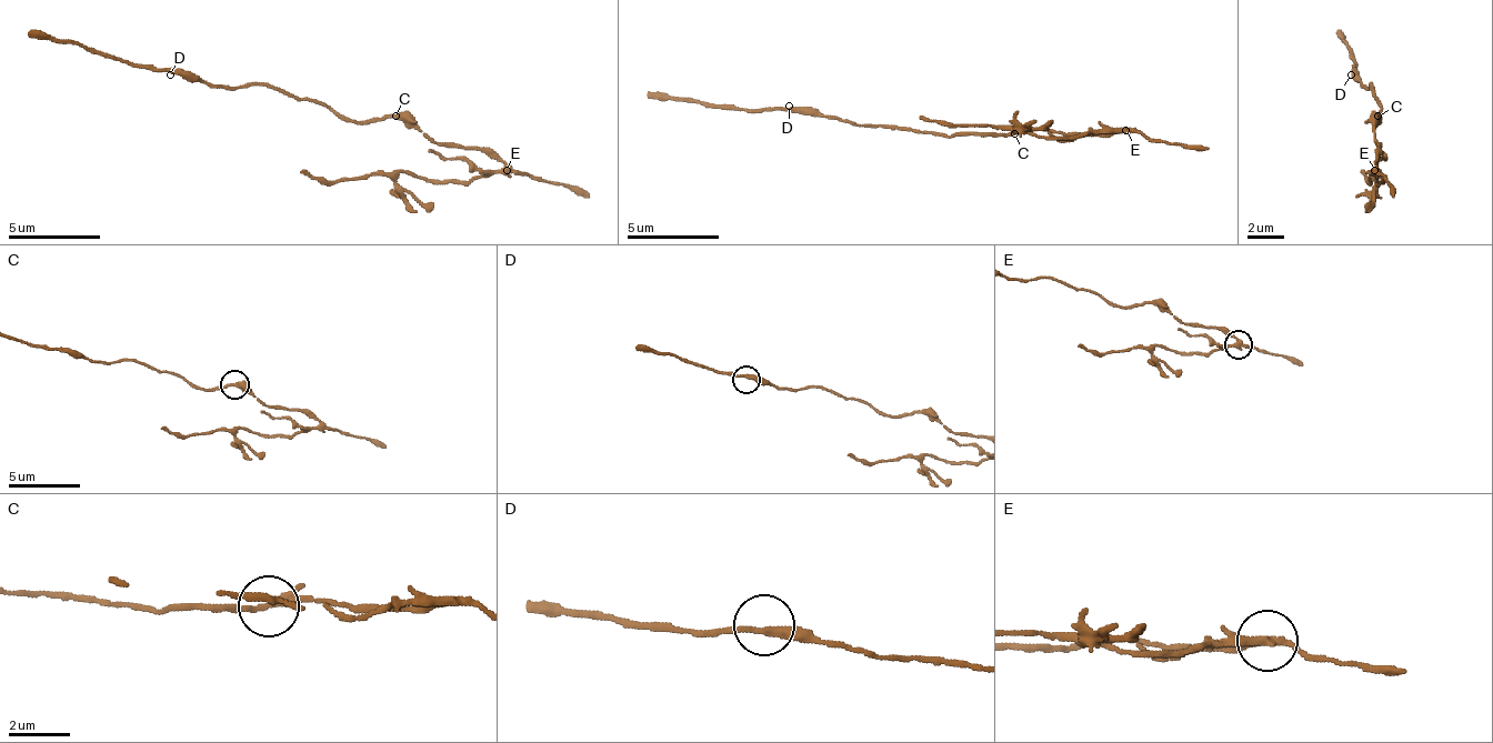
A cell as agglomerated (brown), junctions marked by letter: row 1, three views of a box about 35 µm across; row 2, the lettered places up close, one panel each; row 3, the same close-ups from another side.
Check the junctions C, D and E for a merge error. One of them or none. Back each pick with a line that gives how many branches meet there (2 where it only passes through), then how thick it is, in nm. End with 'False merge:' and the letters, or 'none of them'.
E: branches 3; calibre 200 nm
False merge: E

